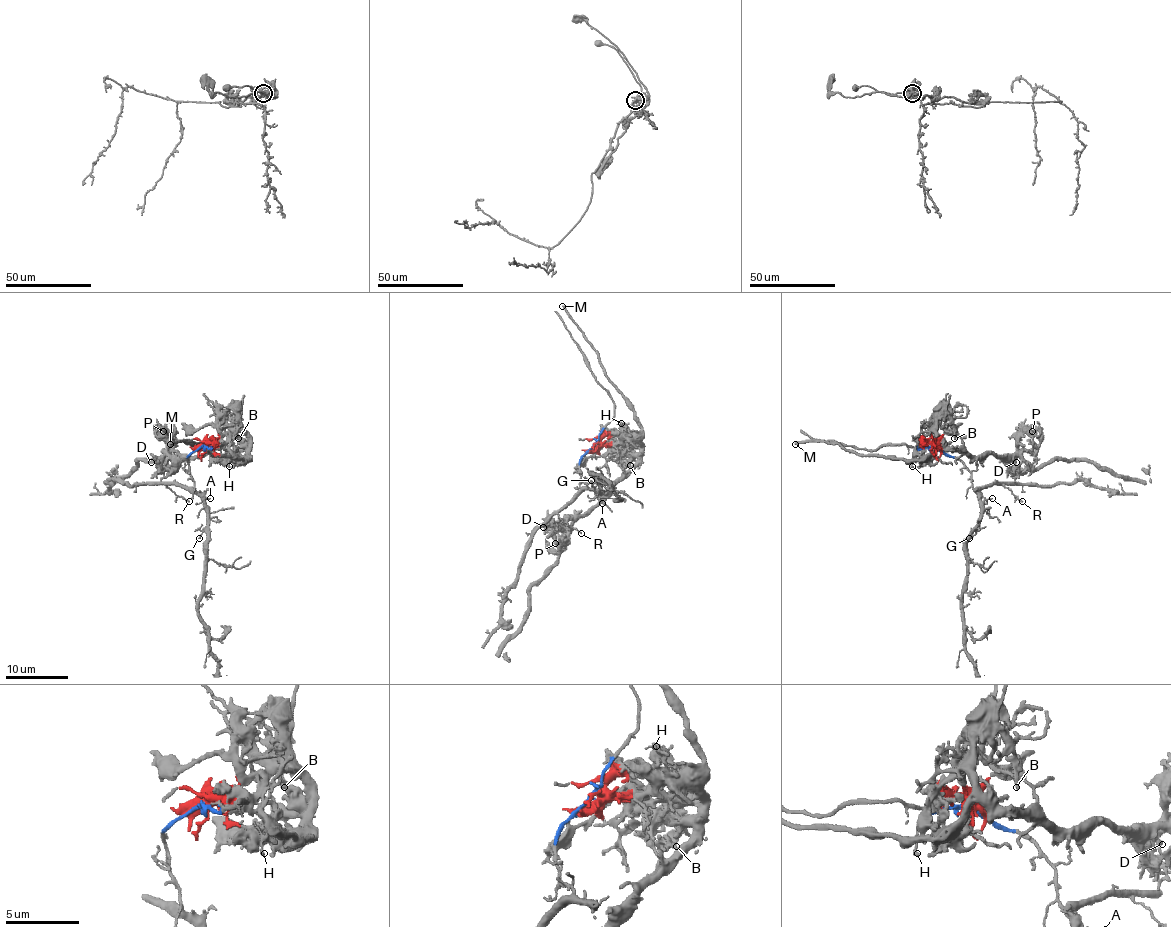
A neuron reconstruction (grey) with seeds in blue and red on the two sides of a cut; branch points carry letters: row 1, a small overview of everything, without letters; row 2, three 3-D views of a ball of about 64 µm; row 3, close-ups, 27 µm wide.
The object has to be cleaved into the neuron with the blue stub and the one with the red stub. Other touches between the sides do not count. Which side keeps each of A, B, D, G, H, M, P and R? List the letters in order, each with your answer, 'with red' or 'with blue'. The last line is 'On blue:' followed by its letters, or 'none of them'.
A: with blue
B: with red
D: with red
G: with blue
H: with red
M: with red
P: with red
R: with blue
On blue: A, G, R

